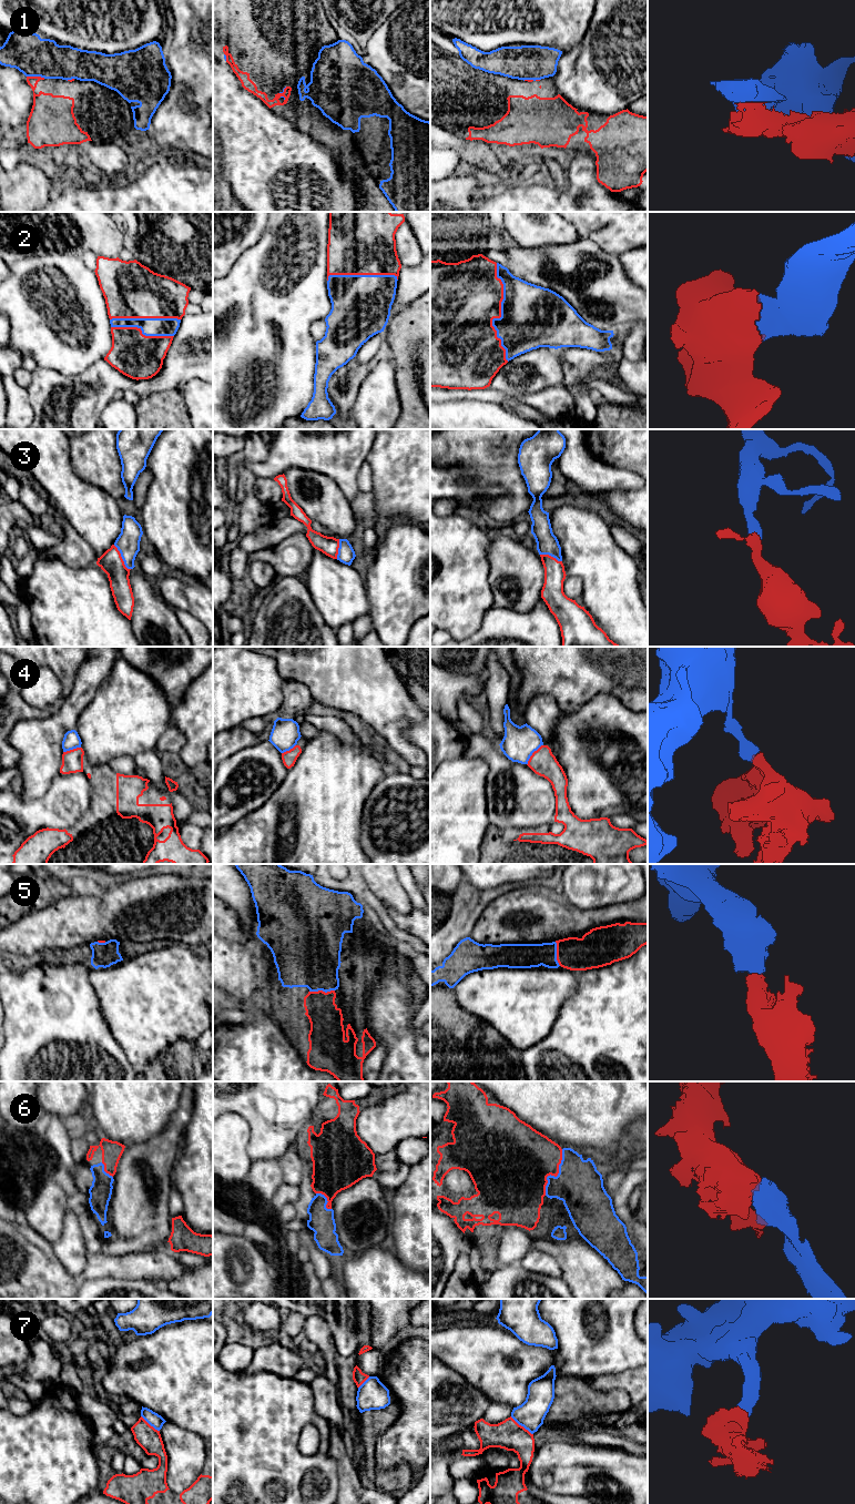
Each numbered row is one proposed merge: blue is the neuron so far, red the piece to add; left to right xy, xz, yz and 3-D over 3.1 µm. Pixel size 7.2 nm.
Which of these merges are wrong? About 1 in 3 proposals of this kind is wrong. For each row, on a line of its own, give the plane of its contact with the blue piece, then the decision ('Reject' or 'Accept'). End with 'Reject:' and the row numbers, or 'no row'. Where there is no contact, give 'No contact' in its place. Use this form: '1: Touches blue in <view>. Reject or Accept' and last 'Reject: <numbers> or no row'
1: Touches blue in xy. Reject
2: Touches blue in yz. Accept
3: Touches blue in xy. Accept
4: Touches blue in yz. Reject
5: Touches blue in xz. Accept
6: Touches blue in yz. Accept
7: Touches blue in yz. Reject
Reject: 1, 4, 7

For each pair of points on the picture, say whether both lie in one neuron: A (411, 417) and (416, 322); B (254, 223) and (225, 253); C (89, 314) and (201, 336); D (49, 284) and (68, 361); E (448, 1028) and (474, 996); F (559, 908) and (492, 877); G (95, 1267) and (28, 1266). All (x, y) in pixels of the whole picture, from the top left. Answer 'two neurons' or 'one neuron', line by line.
A: one neuron
B: one neuron
C: two neurons
D: one neuron
E: two neurons
F: two neurons
G: one neuron

